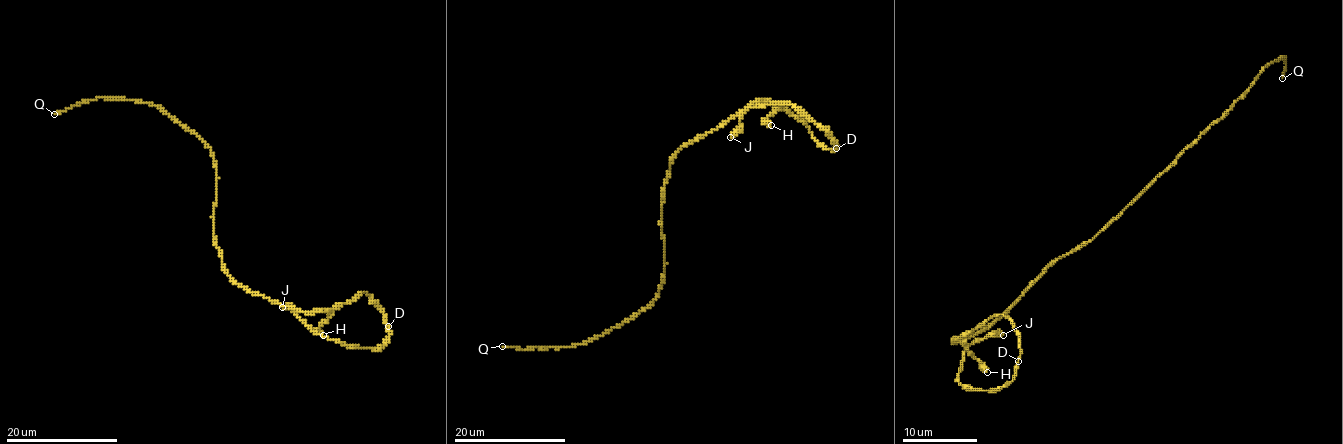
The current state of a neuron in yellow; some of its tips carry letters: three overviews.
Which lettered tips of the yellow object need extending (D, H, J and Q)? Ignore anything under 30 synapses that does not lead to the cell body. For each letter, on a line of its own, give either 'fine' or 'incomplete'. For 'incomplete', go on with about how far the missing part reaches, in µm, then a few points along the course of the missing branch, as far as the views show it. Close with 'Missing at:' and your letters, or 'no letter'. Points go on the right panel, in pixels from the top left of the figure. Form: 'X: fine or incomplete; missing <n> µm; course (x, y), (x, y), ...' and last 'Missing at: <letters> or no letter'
D: fine
H: fine
J: fine
Q: incomplete; missing 180 µm
Missing at: Q

